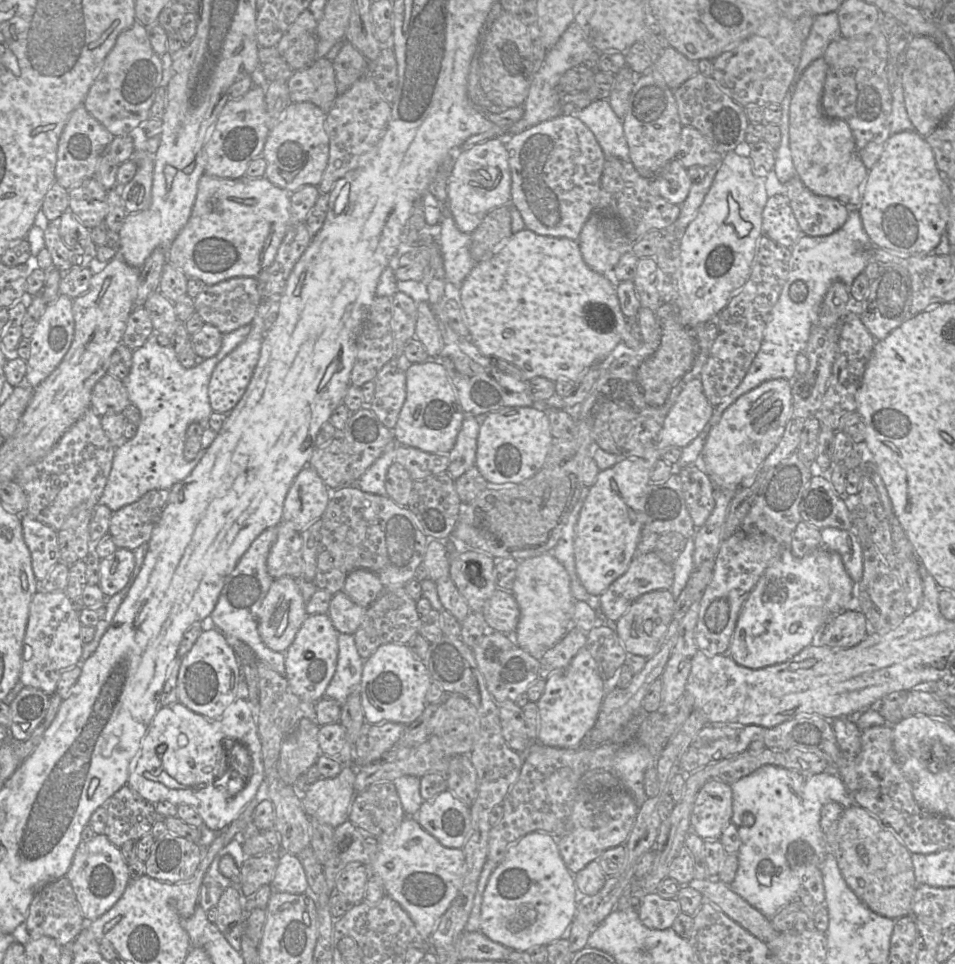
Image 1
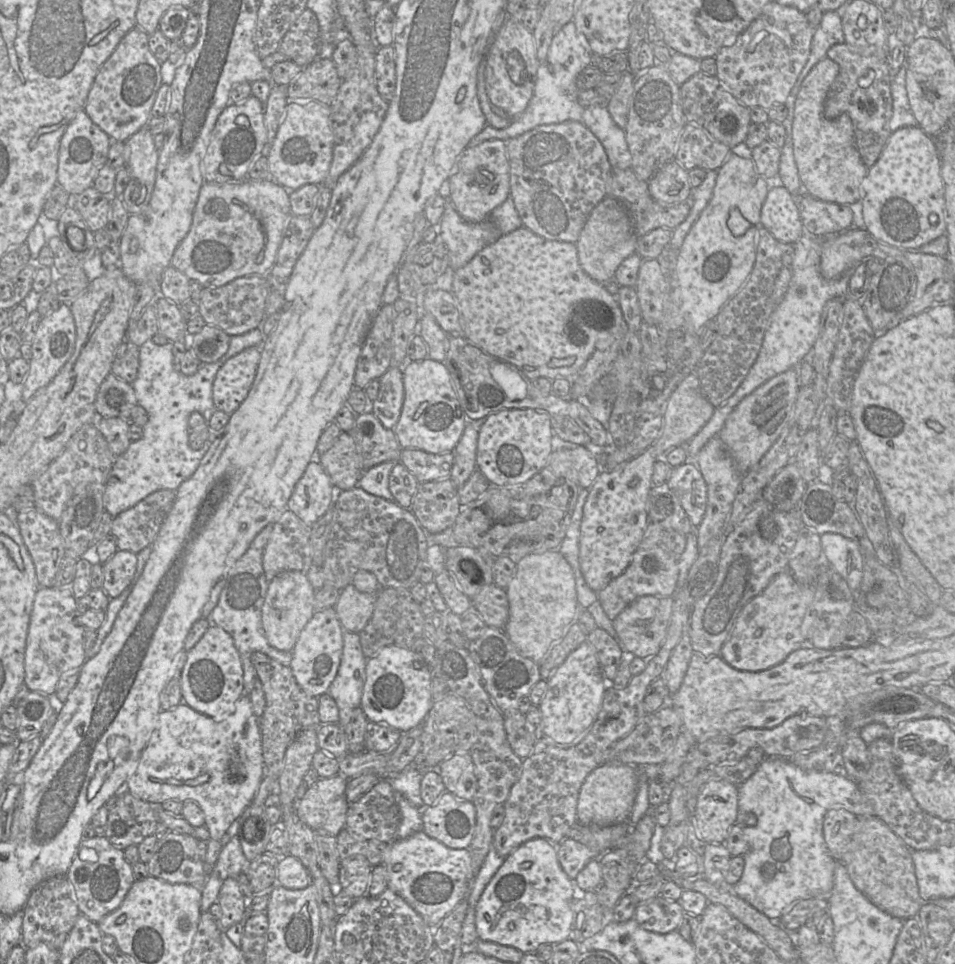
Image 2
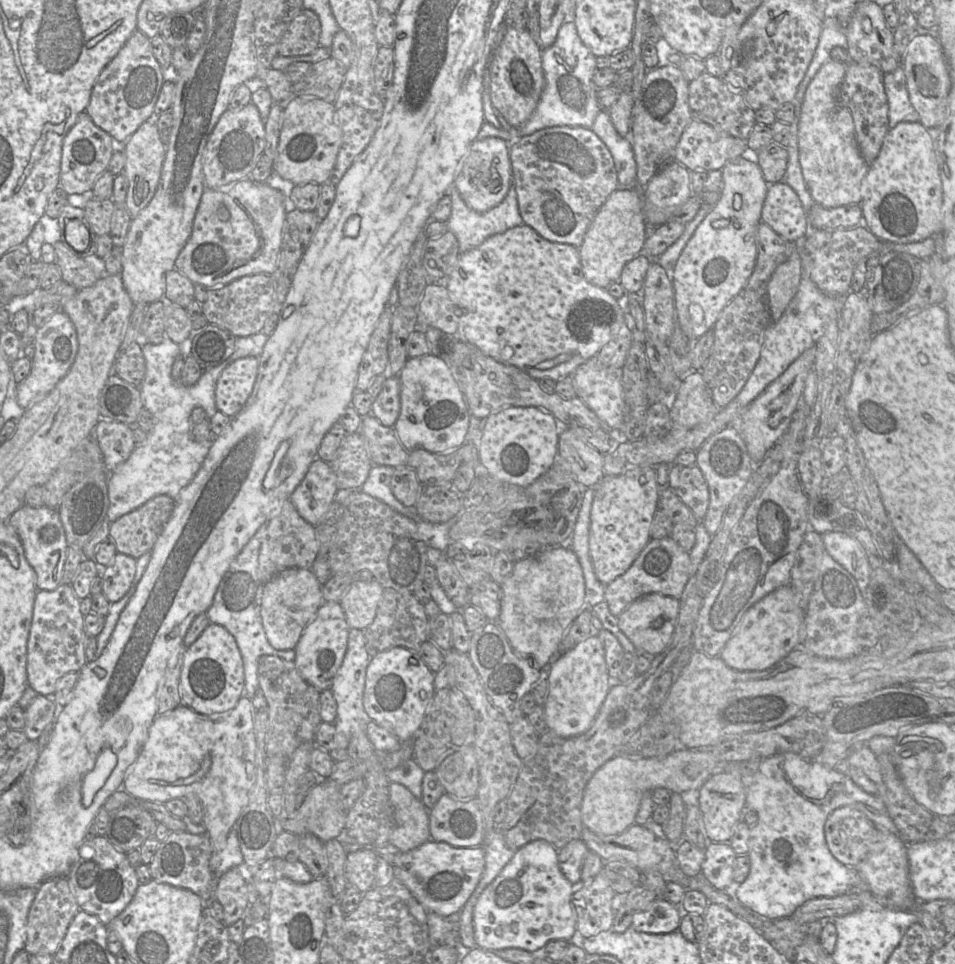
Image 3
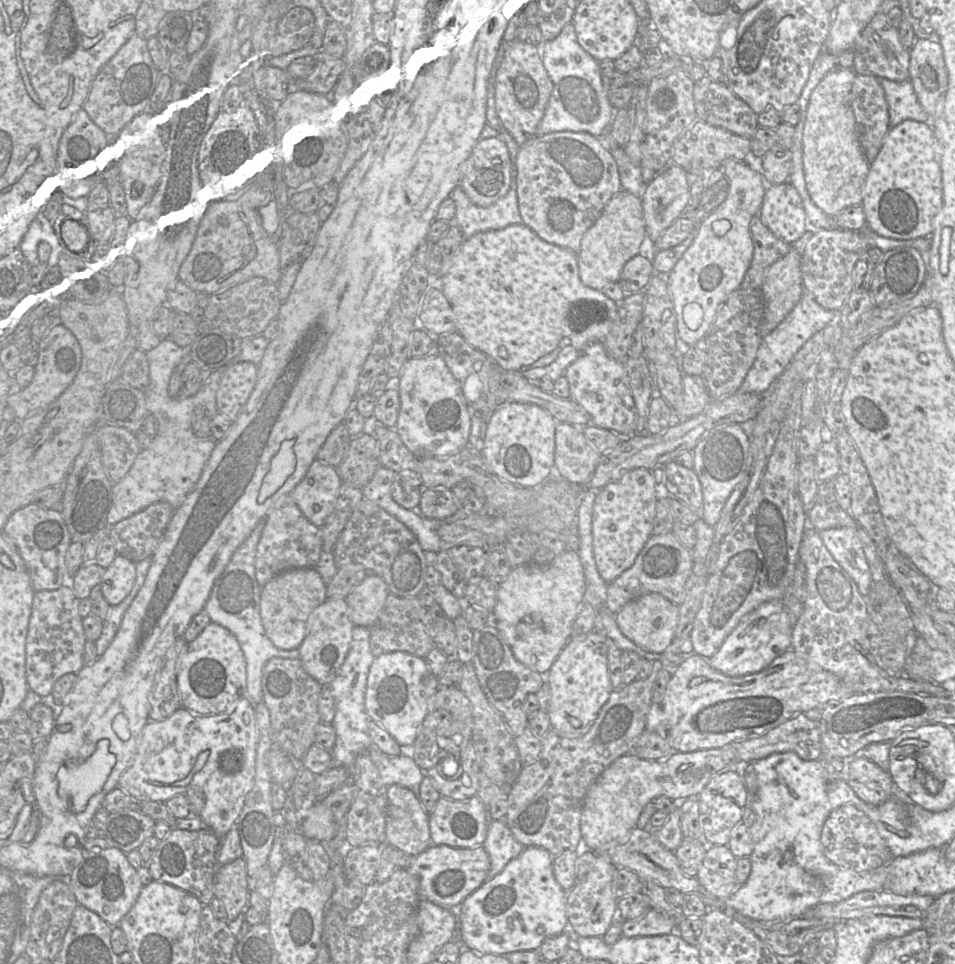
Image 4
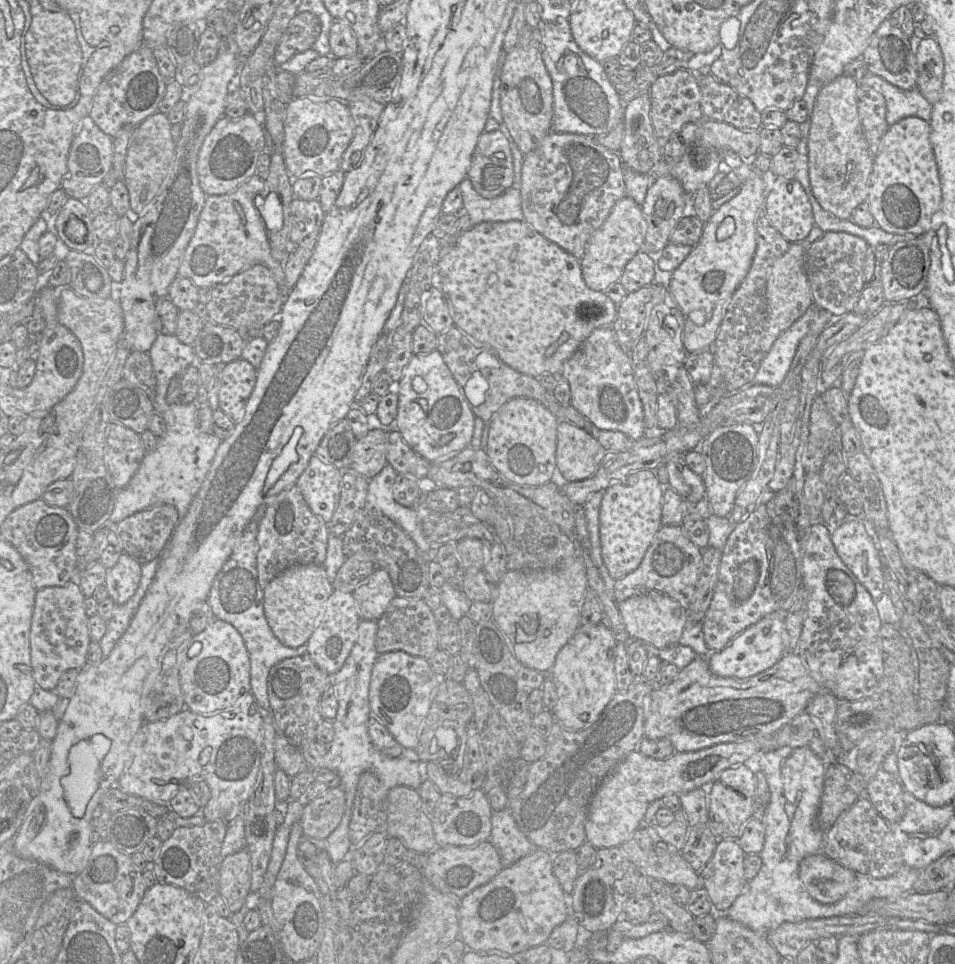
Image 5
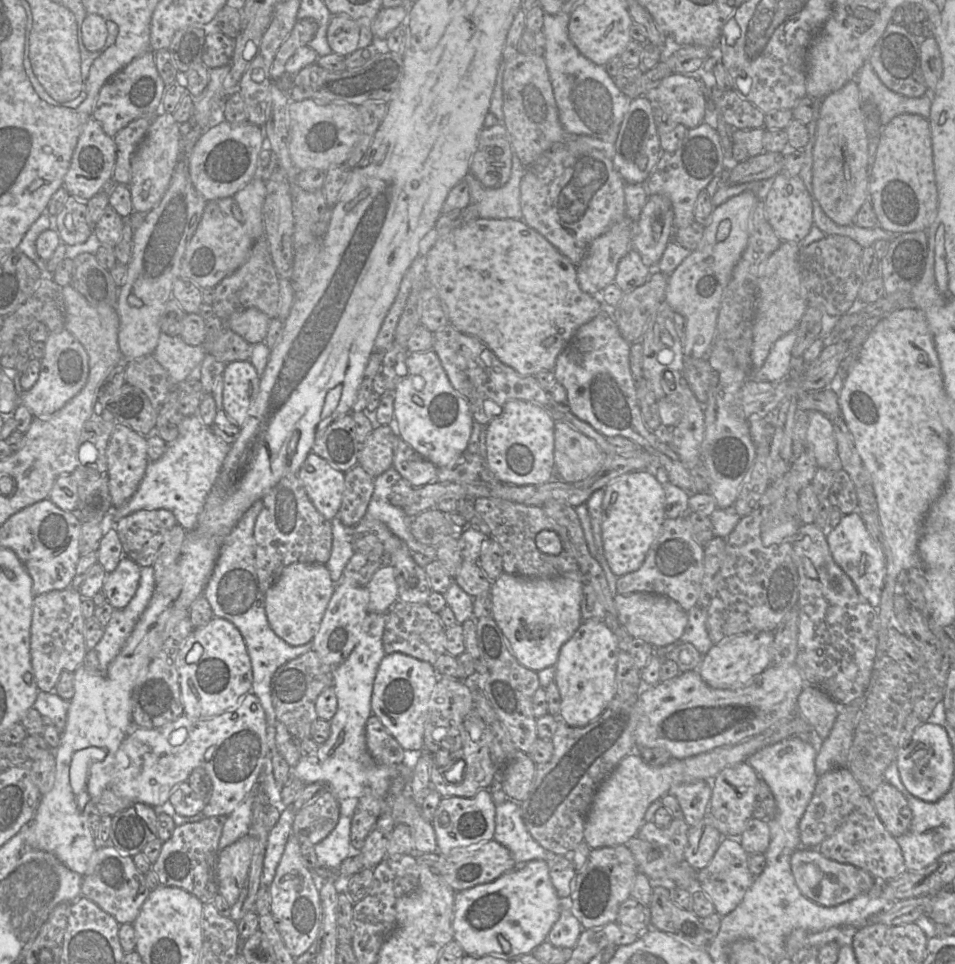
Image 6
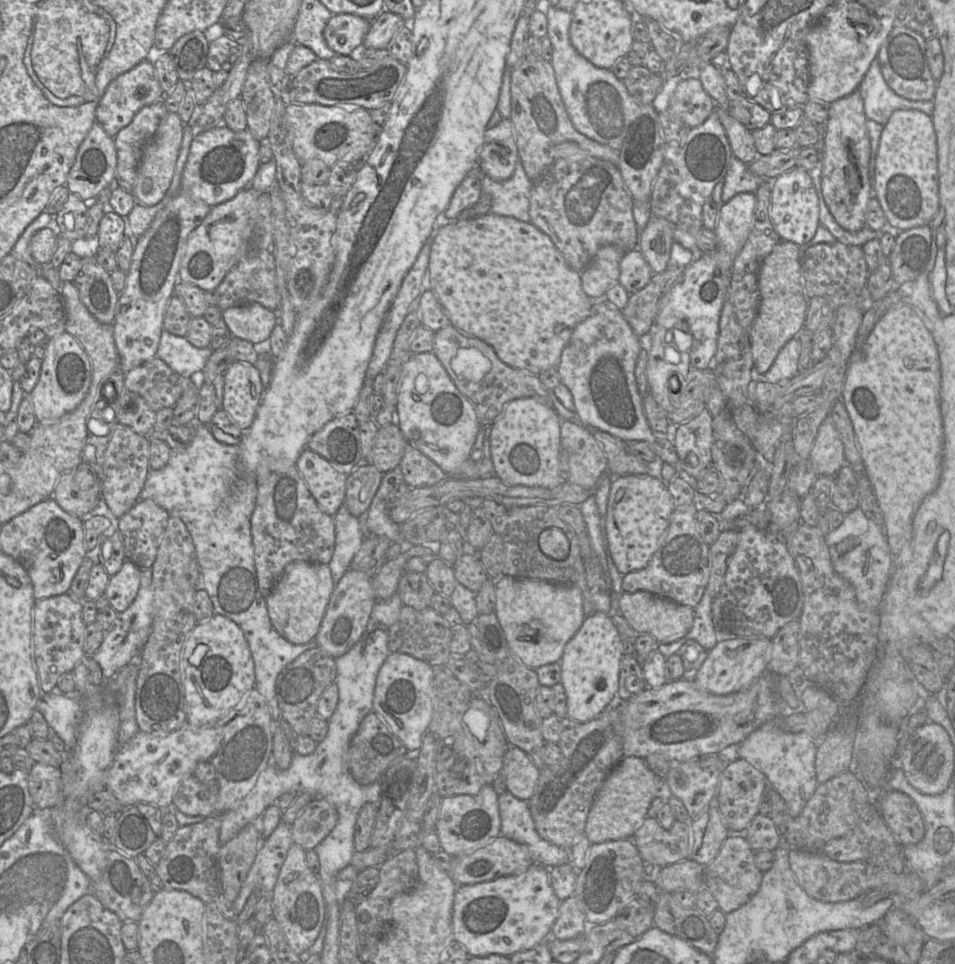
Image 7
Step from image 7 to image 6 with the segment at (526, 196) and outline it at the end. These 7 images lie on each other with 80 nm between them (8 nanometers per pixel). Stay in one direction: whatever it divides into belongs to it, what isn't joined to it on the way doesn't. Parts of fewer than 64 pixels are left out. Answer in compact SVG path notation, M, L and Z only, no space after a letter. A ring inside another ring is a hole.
M513 153L510 179L500 188L485 188L474 175L468 173L464 181L469 187L470 204L477 207L479 218L523 220L520 184L525 172L526 167Z

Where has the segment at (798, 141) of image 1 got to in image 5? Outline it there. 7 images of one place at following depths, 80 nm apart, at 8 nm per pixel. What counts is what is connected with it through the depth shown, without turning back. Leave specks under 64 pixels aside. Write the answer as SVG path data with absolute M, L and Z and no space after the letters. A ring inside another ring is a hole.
M845 74L826 83L810 117L808 171L812 192L822 208L842 220L850 220L855 208L867 201L874 162L858 113L858 86L857 80Z

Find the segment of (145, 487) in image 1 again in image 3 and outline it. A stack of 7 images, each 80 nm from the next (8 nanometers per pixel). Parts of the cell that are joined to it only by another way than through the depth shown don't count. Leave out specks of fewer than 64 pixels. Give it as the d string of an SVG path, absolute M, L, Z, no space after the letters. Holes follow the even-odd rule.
M262 331L237 337L232 355L221 364L204 370L192 386L183 386L171 376L173 363L182 354L180 345L165 337L160 344L145 343L142 346L146 372L139 390L143 406L154 416L155 425L151 431L146 432L146 440L135 447L129 458L109 473L107 519L111 523L157 495L176 499L180 491L192 481L212 446L212 440L198 442L192 437L192 410L195 407L203 408L210 421L218 411L215 391L222 371L239 358L259 357L268 337Z

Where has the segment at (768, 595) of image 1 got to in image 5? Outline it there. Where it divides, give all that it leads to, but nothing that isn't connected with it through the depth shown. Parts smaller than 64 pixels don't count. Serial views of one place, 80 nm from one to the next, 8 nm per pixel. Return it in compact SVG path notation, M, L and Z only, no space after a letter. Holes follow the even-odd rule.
M785 610L767 614L735 636L725 647L711 652L706 659L709 671L723 678L746 679L772 667L787 647L784 618Z

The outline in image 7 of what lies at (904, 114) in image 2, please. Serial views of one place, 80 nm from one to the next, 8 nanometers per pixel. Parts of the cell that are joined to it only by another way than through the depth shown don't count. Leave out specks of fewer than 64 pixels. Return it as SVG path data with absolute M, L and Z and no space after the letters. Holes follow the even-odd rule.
M875 58L863 80L859 91L864 102L864 112L868 119L885 125L892 113L900 109L915 109L929 116L934 112L934 101L914 101L895 93L886 83L880 63Z

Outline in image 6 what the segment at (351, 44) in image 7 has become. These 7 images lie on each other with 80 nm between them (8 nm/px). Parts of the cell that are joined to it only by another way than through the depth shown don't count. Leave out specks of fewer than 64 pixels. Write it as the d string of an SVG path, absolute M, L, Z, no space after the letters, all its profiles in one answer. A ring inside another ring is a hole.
M334 15L327 30L327 41L333 53L348 56L361 47L361 31L348 15Z

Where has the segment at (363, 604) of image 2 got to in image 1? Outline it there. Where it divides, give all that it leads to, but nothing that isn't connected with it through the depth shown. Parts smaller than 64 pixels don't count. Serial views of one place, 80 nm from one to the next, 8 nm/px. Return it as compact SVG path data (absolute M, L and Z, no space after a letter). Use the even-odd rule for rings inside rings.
M344 591L333 595L328 615L339 633L354 634L367 608L354 603Z

